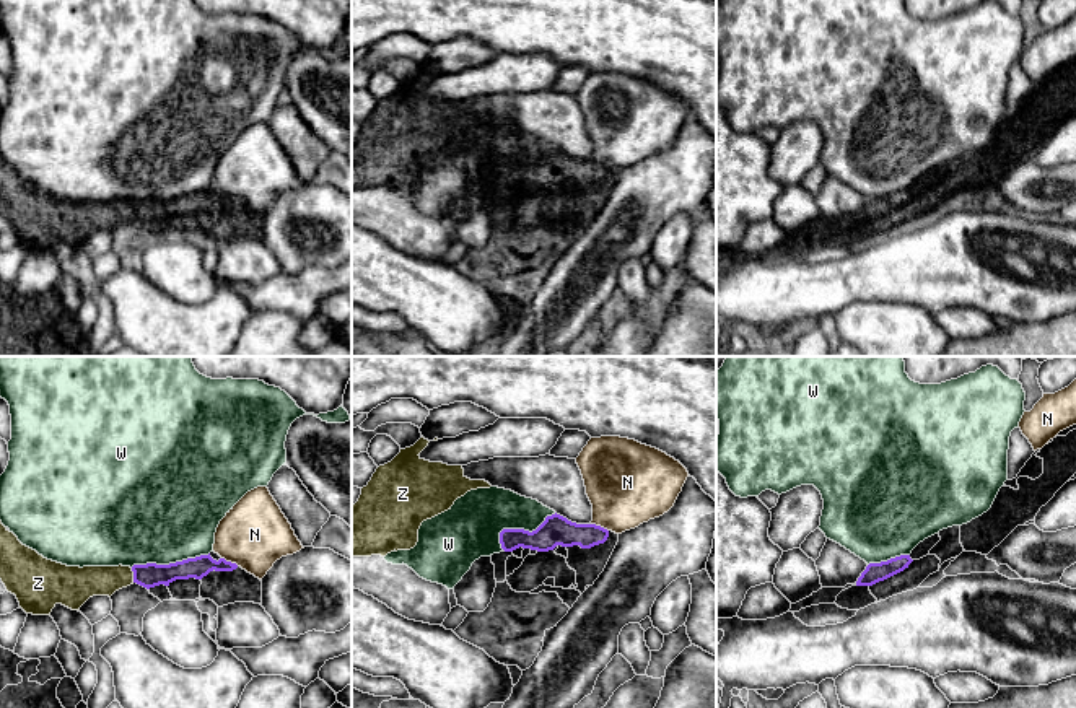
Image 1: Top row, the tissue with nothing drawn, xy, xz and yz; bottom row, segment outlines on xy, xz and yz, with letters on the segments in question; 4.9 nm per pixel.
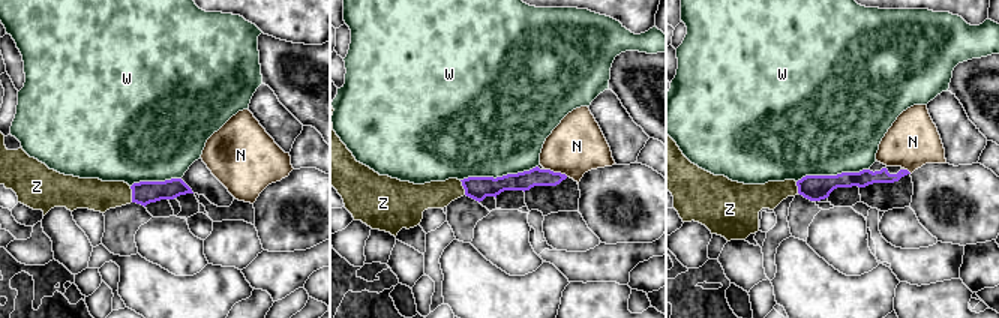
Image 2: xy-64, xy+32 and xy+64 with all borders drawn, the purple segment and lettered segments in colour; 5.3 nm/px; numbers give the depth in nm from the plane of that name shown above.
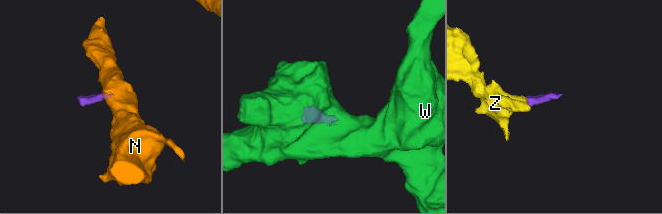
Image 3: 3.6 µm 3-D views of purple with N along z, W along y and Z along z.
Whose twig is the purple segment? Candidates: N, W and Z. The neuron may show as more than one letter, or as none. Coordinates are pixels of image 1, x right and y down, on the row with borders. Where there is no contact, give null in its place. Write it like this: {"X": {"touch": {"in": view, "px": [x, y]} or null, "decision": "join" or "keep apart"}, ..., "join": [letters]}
{"N": {"touch": {"in": "xz", "px": [599, 526]}, "decision": "keep apart"}, "W": {"touch": {"in": "xy", "px": [170, 563]}, "decision": "keep apart"}, "Z": {"touch": {"in": "xy", "px": [134, 575]}, "decision": "join"}, "join": ["Z"]}

